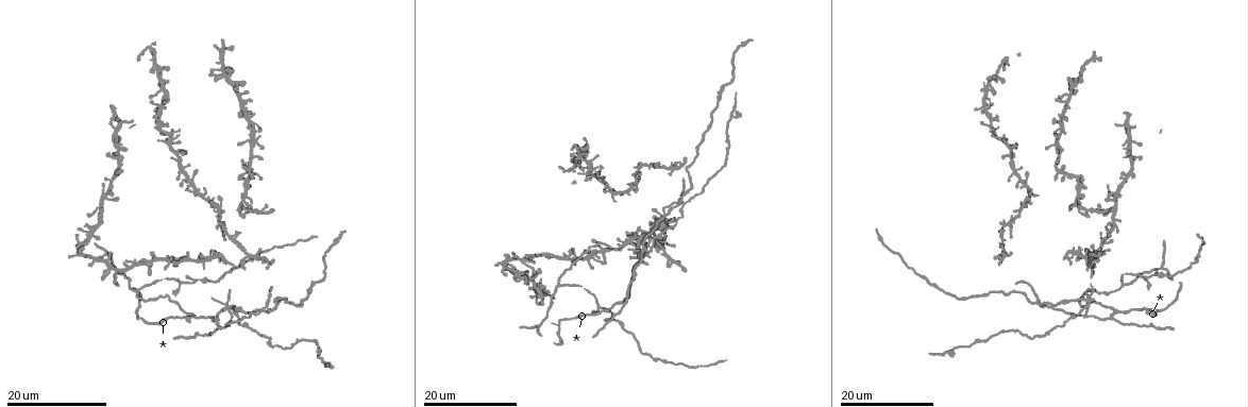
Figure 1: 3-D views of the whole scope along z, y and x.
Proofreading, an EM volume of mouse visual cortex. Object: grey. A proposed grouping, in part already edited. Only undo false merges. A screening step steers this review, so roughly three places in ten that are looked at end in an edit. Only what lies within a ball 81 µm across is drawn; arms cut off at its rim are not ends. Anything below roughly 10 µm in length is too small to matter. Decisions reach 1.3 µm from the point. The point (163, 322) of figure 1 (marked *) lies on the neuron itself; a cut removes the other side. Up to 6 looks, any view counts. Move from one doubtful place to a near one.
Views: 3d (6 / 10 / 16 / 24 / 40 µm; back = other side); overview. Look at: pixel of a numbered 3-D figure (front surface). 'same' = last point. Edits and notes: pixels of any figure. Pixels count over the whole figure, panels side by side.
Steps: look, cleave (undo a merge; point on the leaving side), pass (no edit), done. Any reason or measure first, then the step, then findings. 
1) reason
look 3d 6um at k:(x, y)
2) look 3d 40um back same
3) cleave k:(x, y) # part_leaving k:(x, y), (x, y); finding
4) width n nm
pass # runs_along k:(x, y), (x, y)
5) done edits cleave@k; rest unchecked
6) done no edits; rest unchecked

four or more arms meet
look 3d 24um at 1:(630, 242)

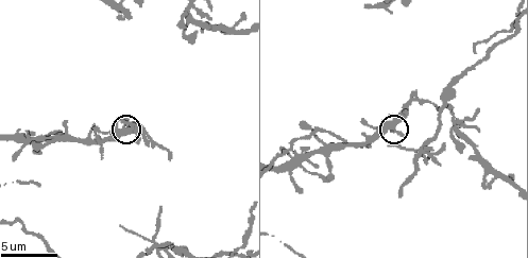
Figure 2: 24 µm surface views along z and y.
look 3d 10um at 2:(124, 130)

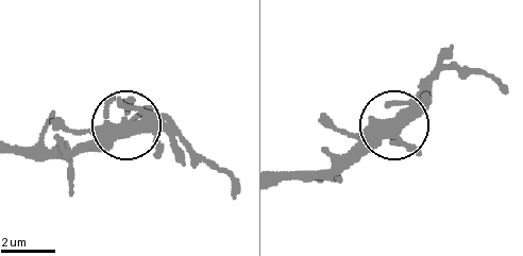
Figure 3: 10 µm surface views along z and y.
pass # one neuron here

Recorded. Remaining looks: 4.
small branch off a trunk
look 3d 10um at 2:(151, 240)

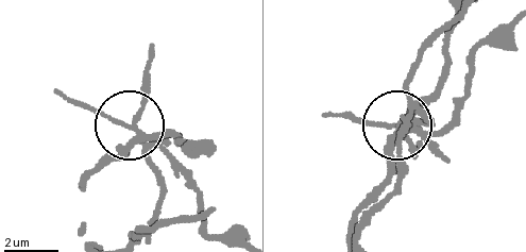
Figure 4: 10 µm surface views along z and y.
arms 5
cleave 4:(174, 161) # part_leaving 4:(411, 130), (443, 123), (462, 96), (478, 48), (512, 28); two neurons meet here

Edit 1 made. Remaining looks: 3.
looks like a crossing
look 3d 24um at 1:(566, 260)

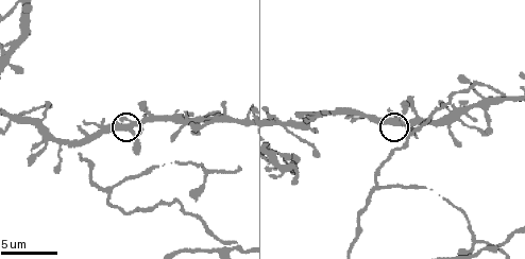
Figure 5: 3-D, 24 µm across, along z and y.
closer look
look 3d 6um at 5:(398, 124)

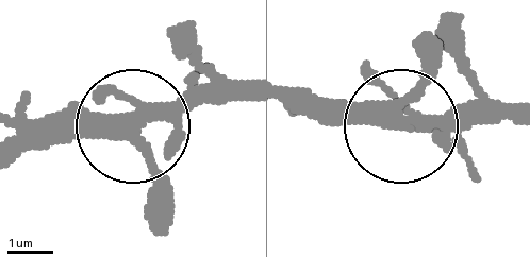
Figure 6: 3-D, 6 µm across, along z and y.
side_arm 53 um
pass # continuous, no second neuron

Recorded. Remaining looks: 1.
done edits cleave@4; rest unchecked

